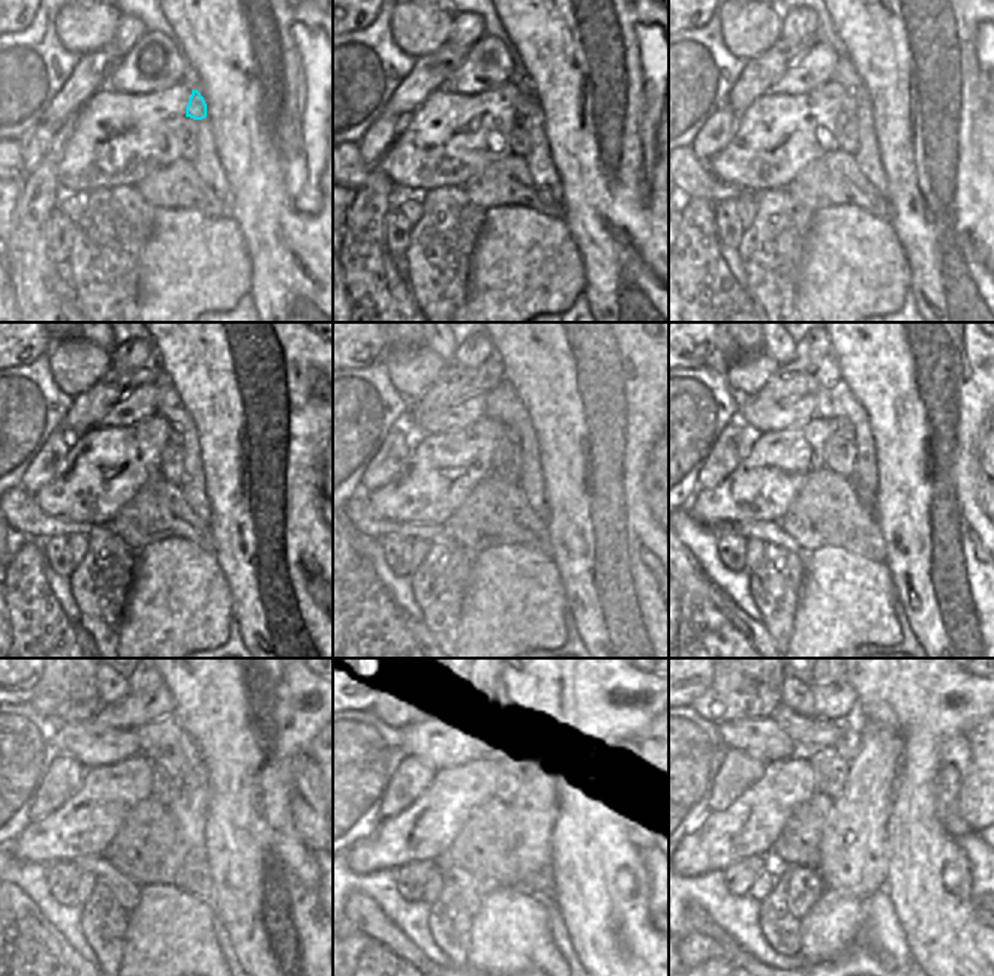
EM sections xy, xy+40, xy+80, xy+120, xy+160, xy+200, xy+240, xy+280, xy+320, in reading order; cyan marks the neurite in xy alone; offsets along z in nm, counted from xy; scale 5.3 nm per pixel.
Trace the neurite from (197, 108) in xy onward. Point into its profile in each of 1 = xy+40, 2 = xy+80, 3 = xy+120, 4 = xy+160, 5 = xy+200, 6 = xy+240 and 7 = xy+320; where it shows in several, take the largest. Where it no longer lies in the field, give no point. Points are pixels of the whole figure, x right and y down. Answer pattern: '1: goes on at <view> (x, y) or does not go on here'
1: goes on at xy+40 (525, 102)
2: goes on at xy+80 (850, 104)
3: goes on at xy+120 (176, 437)
4: goes on at xy+160 (511, 434)
5: goes on at xy+200 (841, 426)
6: goes on at xy+240 (173, 757)
7: goes on at xy+320 (849, 739)

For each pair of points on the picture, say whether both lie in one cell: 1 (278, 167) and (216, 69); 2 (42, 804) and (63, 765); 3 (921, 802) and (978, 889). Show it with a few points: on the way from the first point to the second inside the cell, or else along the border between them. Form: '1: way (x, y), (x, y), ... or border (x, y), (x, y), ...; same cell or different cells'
1: way (255, 143), (251, 104), (240, 93); same cell
2: way (45, 795), (63, 774); same cell
3: border (958, 846), (970, 865), (970, 900), (976, 913); different cells

